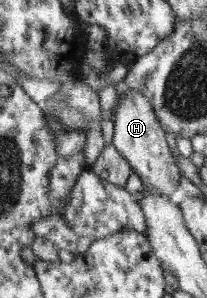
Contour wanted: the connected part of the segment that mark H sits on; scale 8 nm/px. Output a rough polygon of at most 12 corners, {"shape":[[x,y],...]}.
{"shape":[[125,95],[112,145],[144,187],[173,195],[181,172],[150,100]]}

